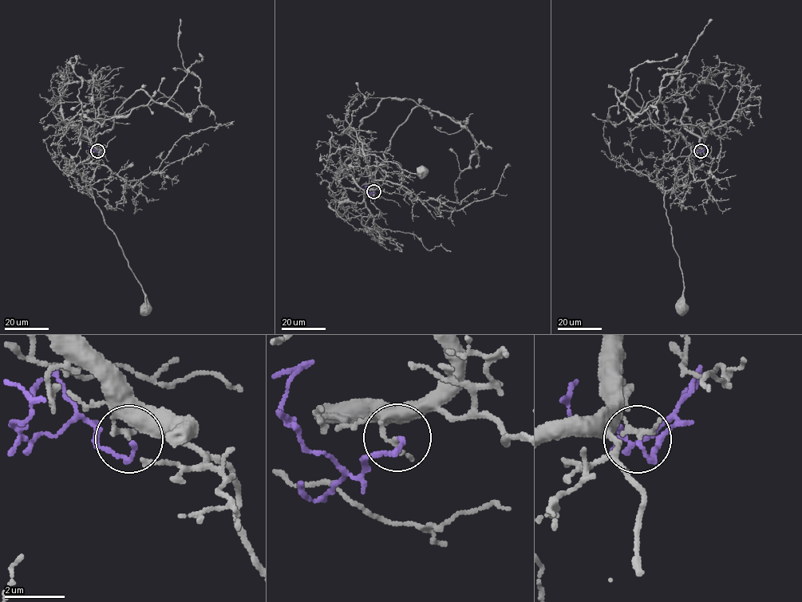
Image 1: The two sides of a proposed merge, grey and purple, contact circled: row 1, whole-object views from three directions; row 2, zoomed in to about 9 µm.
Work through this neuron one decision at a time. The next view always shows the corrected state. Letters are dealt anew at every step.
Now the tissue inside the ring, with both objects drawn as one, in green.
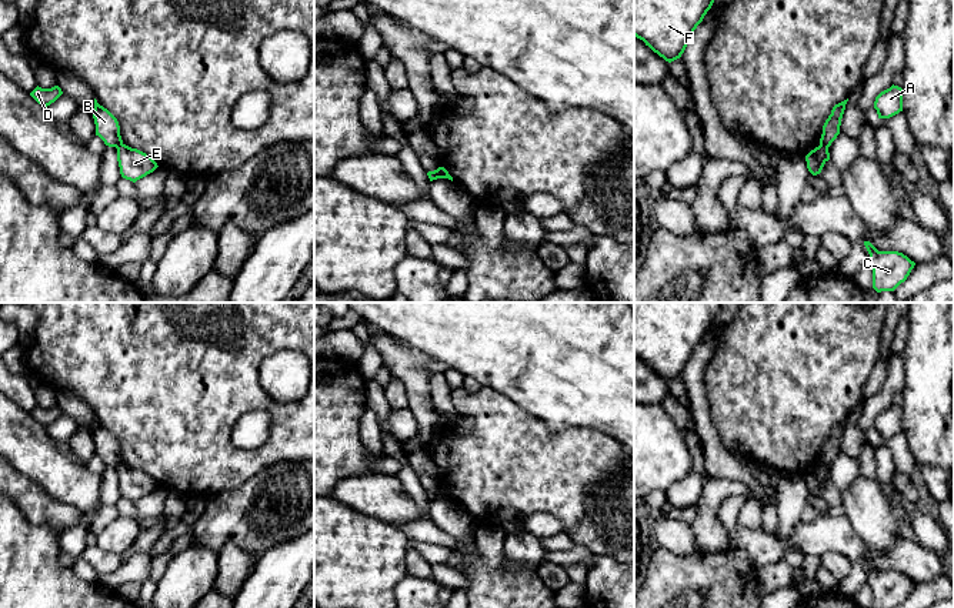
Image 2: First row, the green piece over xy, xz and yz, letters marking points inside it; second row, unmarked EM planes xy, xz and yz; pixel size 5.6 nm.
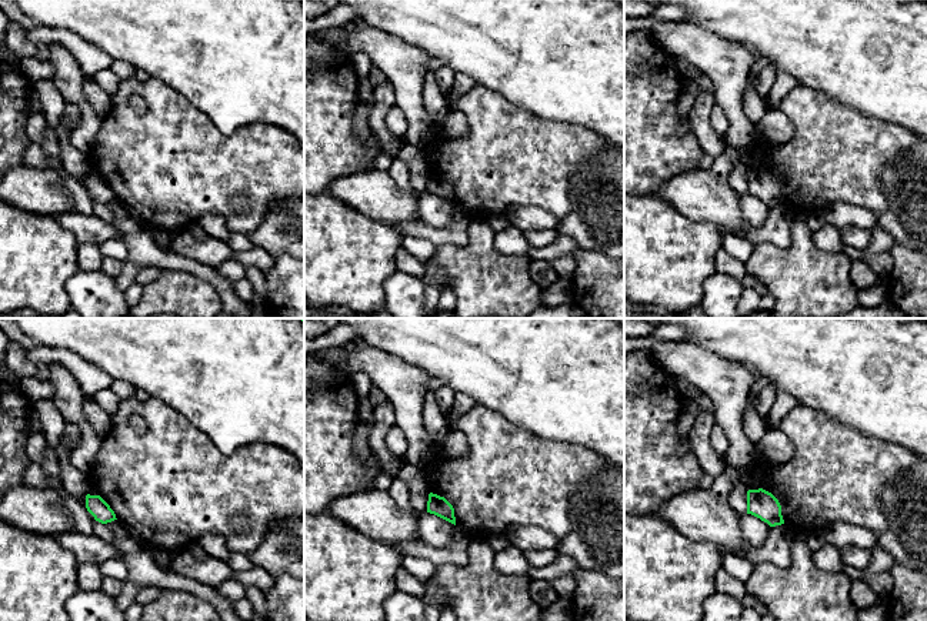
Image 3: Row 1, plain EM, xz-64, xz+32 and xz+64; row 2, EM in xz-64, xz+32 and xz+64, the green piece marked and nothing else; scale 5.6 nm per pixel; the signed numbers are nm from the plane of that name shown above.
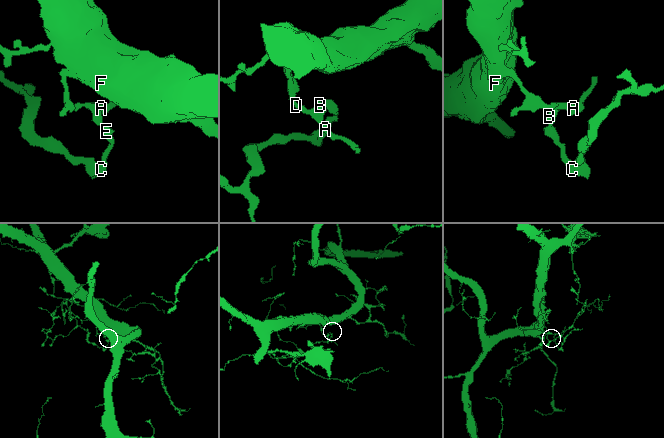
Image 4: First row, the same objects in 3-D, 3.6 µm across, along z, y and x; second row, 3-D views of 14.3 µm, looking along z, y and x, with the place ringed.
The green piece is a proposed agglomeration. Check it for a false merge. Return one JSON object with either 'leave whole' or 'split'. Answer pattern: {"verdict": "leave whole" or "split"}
{"verdict": "split"}

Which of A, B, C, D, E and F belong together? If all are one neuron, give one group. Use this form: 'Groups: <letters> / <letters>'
Groups: A B D F / C E

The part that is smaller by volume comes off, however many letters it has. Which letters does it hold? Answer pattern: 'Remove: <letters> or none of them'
Remove: C, E

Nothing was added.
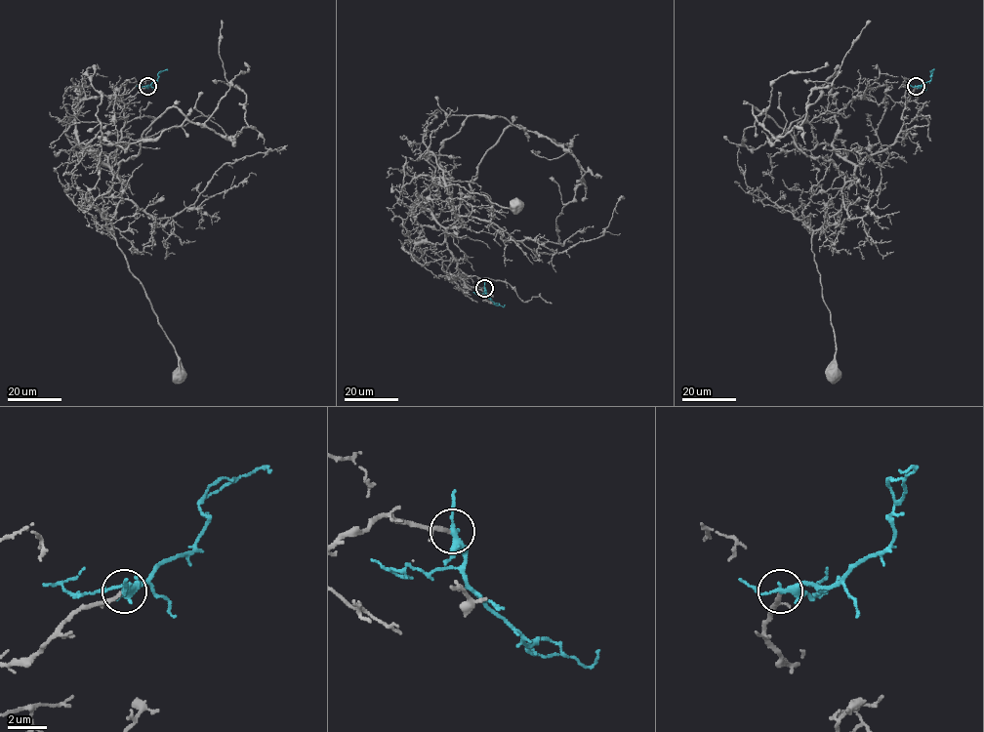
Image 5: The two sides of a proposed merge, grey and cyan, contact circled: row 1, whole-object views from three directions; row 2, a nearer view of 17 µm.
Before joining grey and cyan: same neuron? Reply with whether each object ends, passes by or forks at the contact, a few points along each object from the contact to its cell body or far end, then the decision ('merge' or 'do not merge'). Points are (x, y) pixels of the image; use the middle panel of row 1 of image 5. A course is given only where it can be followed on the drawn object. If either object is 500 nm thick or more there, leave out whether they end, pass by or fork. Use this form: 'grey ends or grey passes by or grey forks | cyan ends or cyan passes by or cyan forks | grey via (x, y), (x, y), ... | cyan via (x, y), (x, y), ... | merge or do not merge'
grey ends | cyan forks | grey via (484, 288), (464, 290), (454, 280), (462, 276), (445, 231), (462, 221), (448, 186), (517, 207) | cyan via (484, 288), (495, 304), (505, 304) | merge

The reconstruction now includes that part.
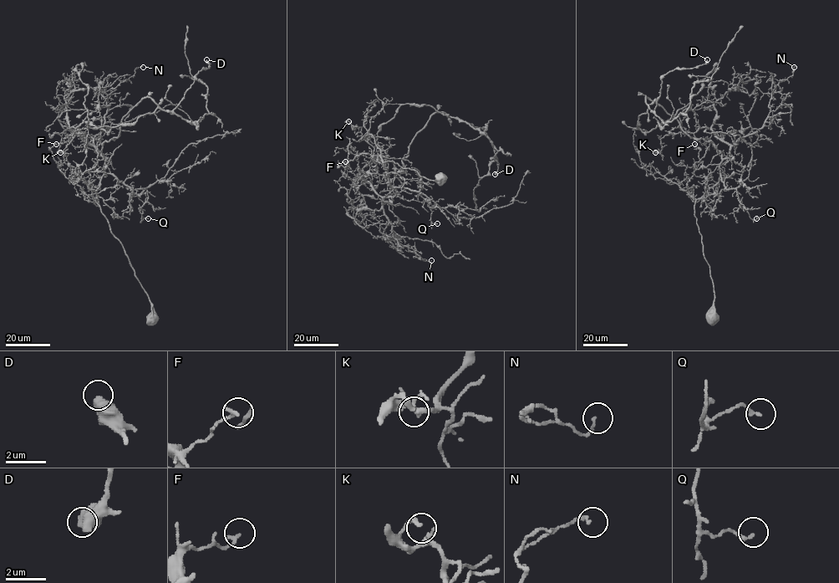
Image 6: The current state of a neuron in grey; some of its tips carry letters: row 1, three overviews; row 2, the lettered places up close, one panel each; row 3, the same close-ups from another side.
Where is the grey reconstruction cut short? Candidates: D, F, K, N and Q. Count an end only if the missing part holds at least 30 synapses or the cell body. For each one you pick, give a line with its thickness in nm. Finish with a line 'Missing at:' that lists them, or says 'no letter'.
Missing at: no letter

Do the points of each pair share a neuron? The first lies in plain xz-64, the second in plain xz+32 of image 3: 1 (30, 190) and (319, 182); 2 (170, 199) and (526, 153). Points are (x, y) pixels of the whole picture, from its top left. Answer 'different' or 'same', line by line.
1: different
2: same

